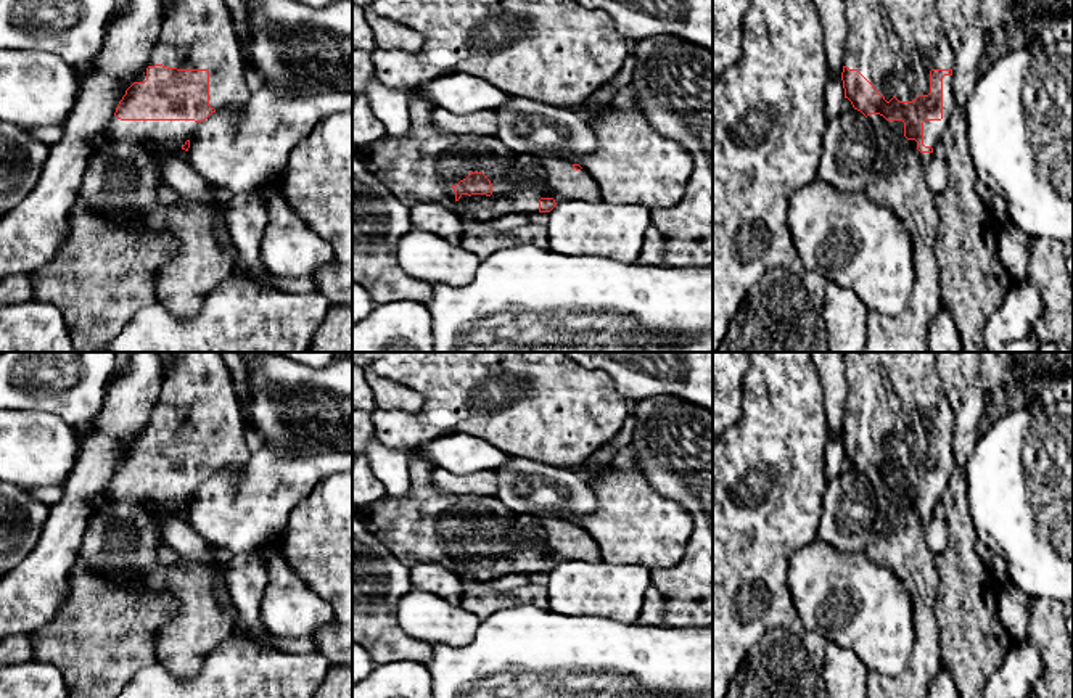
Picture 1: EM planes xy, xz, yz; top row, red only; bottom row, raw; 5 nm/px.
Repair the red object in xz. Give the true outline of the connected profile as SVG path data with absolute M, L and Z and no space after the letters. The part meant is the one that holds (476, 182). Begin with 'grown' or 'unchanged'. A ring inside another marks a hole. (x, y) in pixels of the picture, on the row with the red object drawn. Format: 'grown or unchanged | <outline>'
grown | M413 93L410 96L409 113L410 129L405 137L380 138L364 153L376 179L405 207L418 203L438 203L454 209L462 219L487 222L510 214L550 212L568 198L581 198L594 203L602 199L597 182L579 164L541 154L518 154L502 143L497 135L450 135L439 132L431 121L433 106L423 93Z

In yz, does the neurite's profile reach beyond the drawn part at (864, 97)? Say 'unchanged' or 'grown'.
grown

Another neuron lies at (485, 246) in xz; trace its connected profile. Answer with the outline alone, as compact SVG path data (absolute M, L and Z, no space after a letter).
M465 219L460 244L463 249L484 259L499 249L513 248L523 241L545 246L547 236L549 228L545 225L528 224L513 230L492 230L478 220Z

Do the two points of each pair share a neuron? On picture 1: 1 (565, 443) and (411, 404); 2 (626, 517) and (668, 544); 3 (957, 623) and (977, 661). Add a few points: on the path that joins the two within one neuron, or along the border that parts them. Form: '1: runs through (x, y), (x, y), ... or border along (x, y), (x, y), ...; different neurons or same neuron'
1: border along (423, 396), (423, 406), (417, 412), (385, 410); different neurons
2: runs through (636, 525), (652, 529), (658, 536); same neuron
3: runs through (967, 632), (970, 652); same neuron

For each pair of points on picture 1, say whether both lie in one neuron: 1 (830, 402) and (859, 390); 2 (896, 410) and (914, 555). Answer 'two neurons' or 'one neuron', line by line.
1: two neurons
2: one neuron

